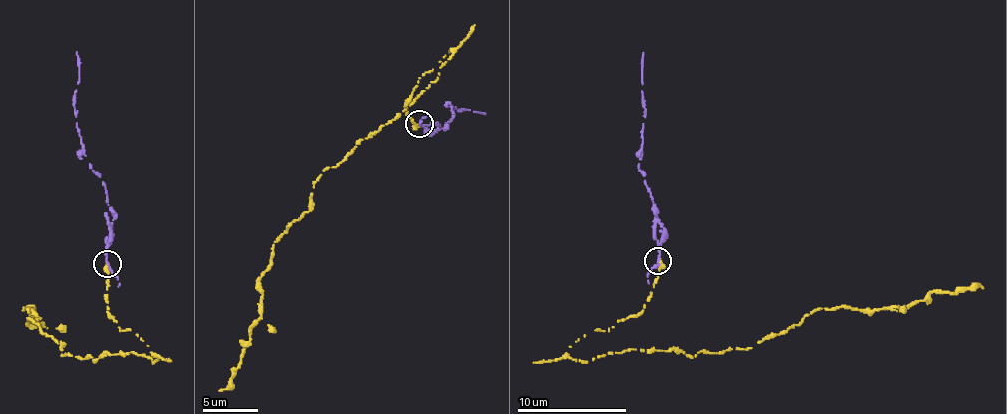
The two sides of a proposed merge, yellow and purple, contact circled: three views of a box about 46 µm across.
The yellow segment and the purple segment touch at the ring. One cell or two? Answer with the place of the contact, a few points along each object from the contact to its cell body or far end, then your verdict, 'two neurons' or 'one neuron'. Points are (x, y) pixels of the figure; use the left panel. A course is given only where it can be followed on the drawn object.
(107, 264) | yellow via (109, 264), (108, 310), (157, 359), (63, 356), (22, 309) | purple via (107, 264), (108, 195), (97, 173), (82, 159), (85, 151), (75, 115), (77, 52) | one neuron

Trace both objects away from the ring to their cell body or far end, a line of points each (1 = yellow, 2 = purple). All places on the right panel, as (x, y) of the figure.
1: (659, 261), (645, 308), (575, 341), (572, 359), (746, 350), (825, 309), (896, 308), (984, 287)
2: (657, 261), (660, 242), (656, 237), (657, 209), (640, 172), (644, 116), (643, 53)

